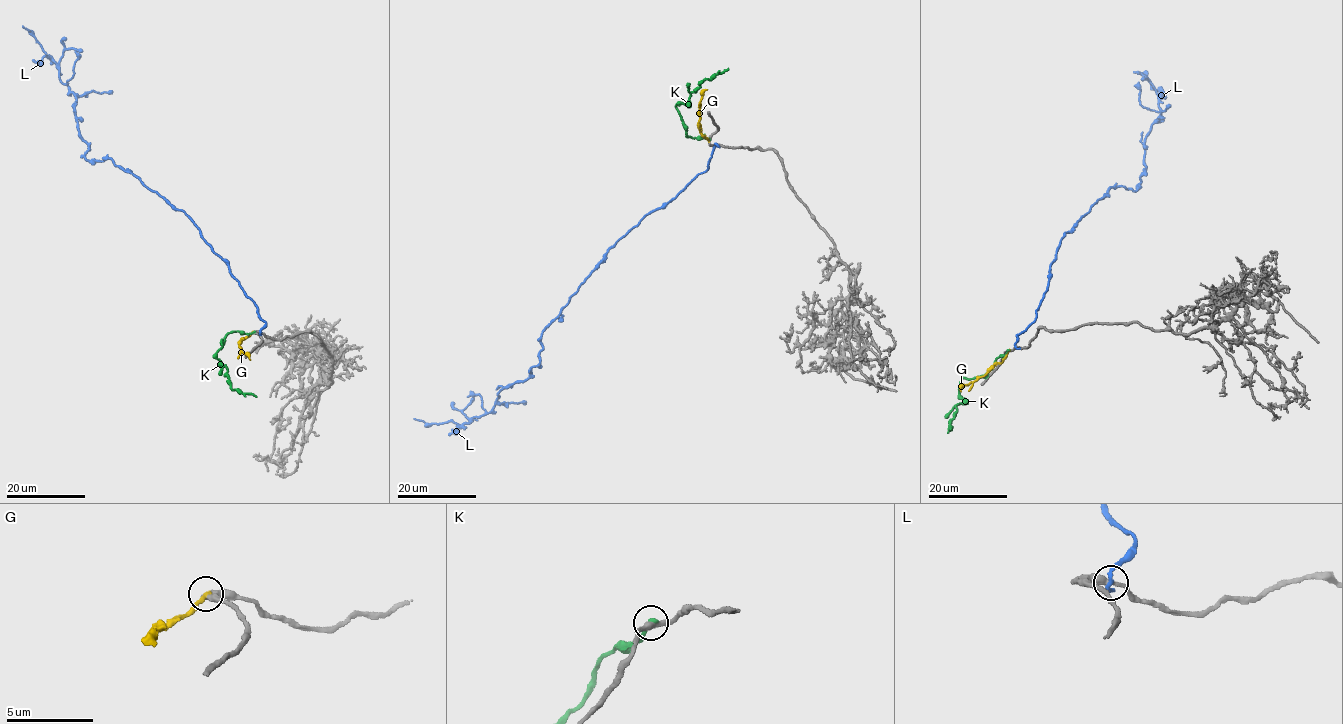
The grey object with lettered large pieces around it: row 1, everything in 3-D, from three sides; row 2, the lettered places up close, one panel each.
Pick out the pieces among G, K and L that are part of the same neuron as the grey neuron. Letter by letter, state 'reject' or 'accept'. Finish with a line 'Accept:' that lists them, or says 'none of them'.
G: reject
K: reject
L: reject
Accept: none of them

